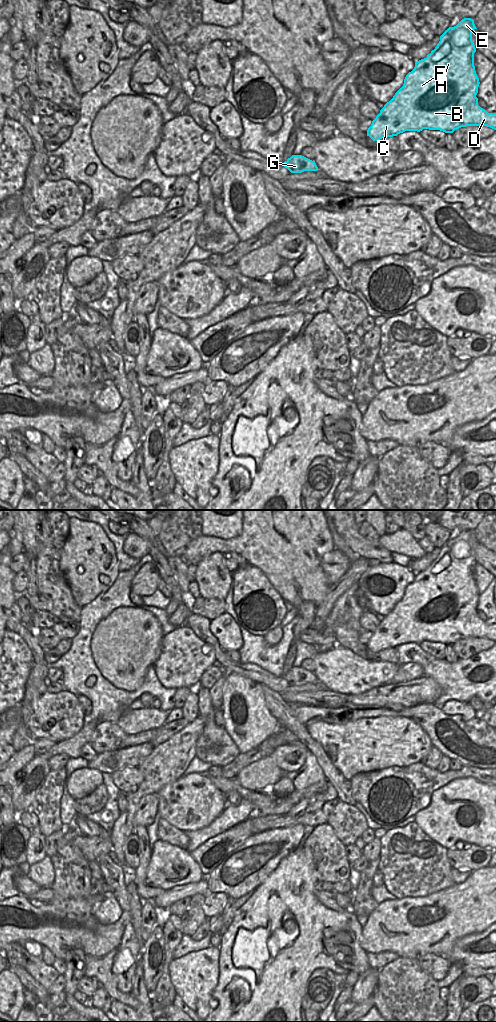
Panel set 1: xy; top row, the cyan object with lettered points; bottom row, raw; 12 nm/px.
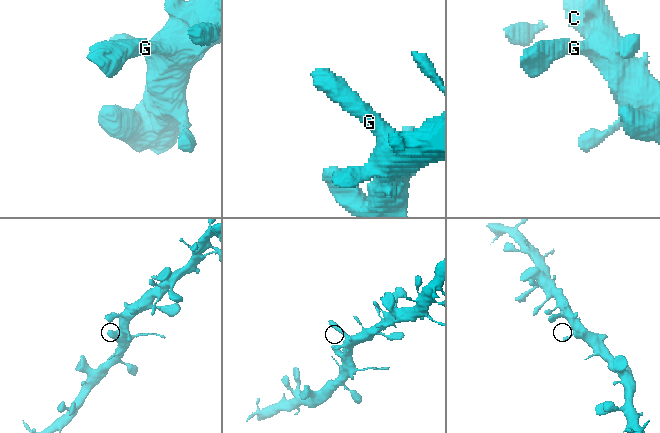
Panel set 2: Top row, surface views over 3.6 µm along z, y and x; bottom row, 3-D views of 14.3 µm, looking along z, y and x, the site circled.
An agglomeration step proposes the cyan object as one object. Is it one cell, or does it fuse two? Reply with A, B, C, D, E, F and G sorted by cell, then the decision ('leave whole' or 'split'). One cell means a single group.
A B C D E F G; leave whole

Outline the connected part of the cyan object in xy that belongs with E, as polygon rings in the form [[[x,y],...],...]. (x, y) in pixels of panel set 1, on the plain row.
[[[464,530],[456,538],[449,539],[440,548],[435,561],[426,570],[415,574],[403,598],[372,633],[367,648],[378,653],[405,643],[420,644],[423,641],[453,645],[461,639],[487,638],[496,642],[496,625],[481,620],[476,609],[480,594],[474,578],[476,560],[472,544],[475,541],[471,530]]]

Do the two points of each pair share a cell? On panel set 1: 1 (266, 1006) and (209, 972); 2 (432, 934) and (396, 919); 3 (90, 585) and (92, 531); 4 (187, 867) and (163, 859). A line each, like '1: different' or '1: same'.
1: different
2: same
3: same
4: same

